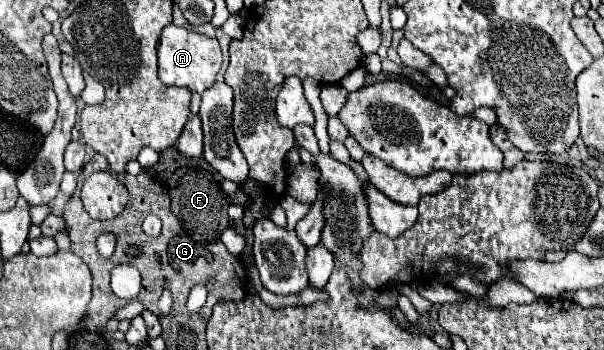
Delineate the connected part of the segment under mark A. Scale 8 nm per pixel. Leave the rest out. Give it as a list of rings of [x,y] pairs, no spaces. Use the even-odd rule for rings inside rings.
[[[174,23],[162,31],[158,45],[158,75],[162,83],[186,87],[194,93],[202,93],[206,91],[206,87],[210,87],[216,81],[216,73],[220,71],[220,65],[222,65],[222,53],[216,39],[188,31],[184,27],[176,27]]]

